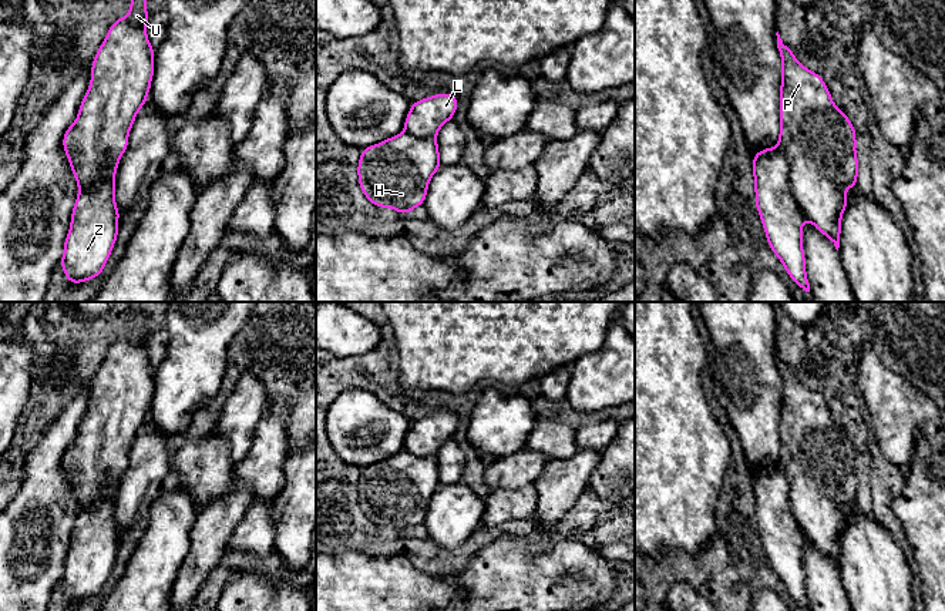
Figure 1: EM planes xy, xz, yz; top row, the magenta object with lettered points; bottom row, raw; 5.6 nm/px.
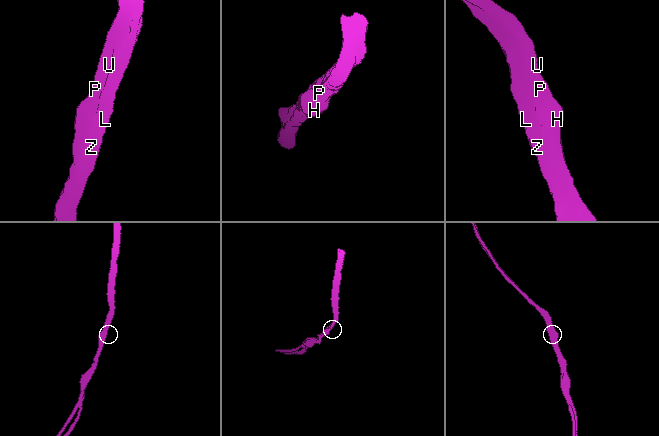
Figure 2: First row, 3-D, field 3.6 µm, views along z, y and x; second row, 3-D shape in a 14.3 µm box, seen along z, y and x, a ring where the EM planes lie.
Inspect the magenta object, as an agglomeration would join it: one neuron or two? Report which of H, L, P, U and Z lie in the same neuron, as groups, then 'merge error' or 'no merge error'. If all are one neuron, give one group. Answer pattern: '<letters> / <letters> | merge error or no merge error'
H P U / L Z | merge error

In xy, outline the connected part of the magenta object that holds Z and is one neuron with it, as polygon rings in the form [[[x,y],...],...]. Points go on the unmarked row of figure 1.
[[[115,496],[78,511],[60,584],[75,604],[100,595],[118,555]]]

